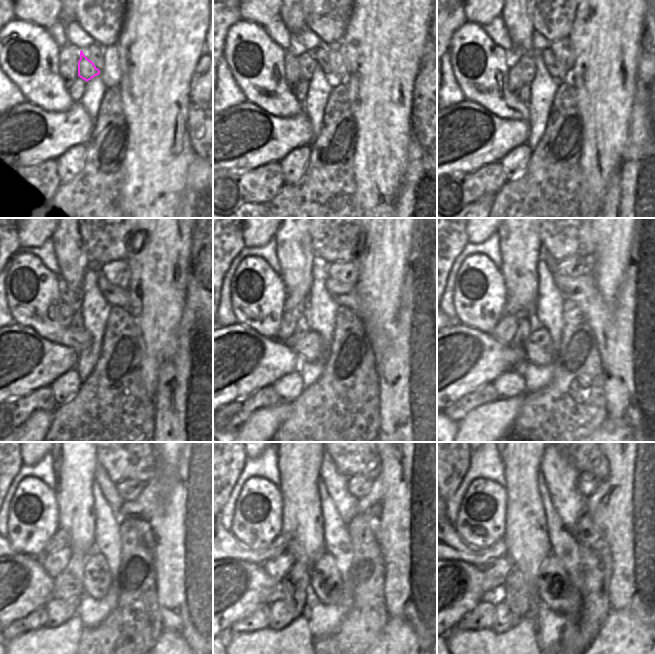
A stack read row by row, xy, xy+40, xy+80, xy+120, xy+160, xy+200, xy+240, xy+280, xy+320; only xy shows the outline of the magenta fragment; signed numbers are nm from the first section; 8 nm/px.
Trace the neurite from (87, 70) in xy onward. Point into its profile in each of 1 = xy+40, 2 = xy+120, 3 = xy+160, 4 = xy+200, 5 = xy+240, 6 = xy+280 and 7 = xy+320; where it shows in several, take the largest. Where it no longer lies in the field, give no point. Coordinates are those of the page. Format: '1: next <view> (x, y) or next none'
1: next xy+40 (307, 64)
2: next xy+120 (73, 296)
3: next xy+160 (296, 302)
4: next xy+200 (512, 308)
5: next xy+240 (60, 539)
6: next xy+280 (233, 549)
7: next xy+320 (457, 550)

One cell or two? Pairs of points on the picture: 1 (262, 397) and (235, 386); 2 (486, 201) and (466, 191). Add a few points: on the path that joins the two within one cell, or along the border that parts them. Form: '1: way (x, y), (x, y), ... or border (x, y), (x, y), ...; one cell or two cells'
1: border (271, 385), (265, 385), (240, 399), (230, 402); two cells
2: border (493, 193), (485, 193), (470, 204); two cells

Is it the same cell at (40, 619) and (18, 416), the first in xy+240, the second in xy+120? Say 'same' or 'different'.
same

